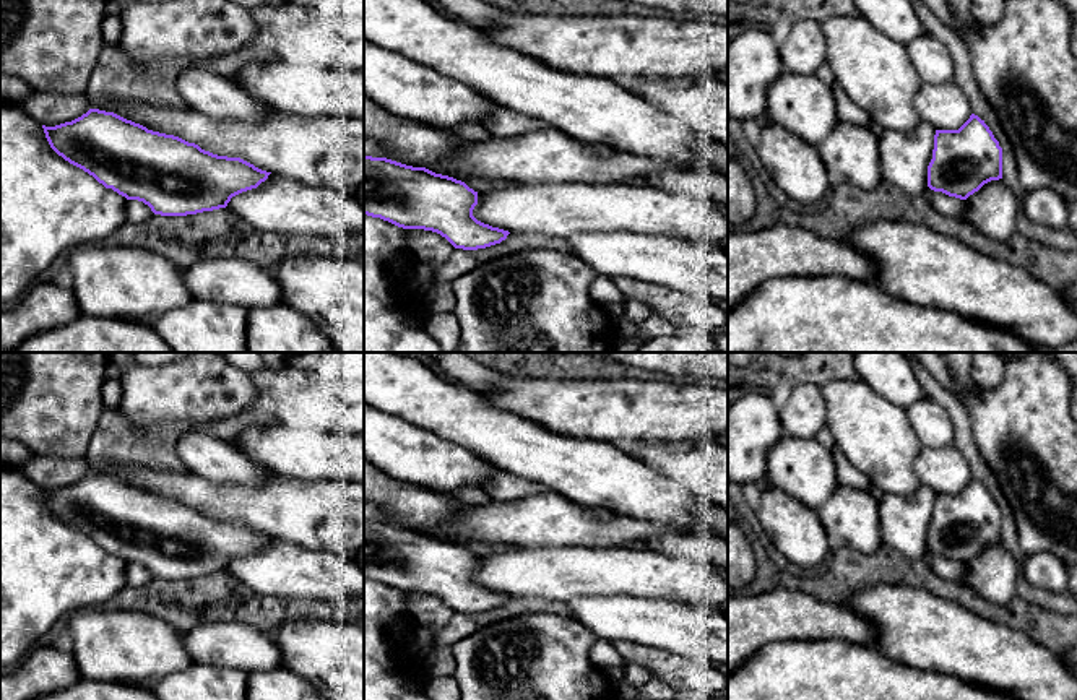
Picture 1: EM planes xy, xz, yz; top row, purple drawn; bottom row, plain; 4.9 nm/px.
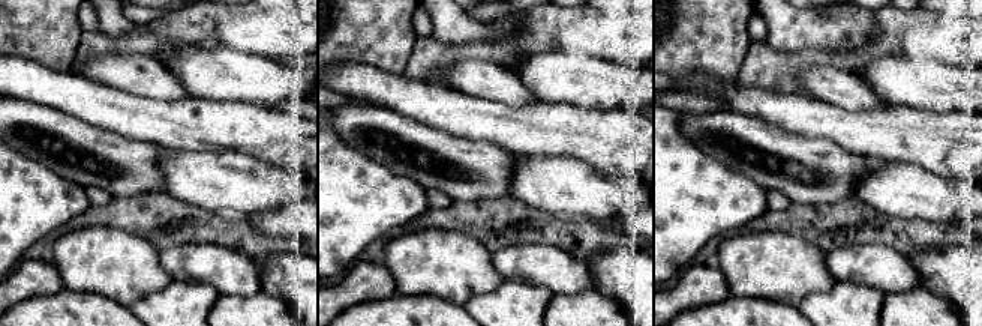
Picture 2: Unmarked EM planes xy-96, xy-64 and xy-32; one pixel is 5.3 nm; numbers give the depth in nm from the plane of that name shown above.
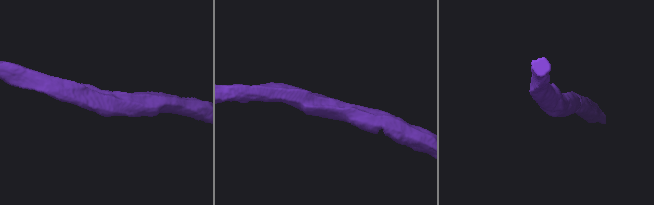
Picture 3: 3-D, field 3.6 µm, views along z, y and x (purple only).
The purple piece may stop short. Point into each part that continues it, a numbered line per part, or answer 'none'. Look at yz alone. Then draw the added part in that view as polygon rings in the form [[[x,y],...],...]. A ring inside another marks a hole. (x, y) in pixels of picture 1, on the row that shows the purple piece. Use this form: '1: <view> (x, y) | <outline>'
1: yz (946, 106) | [[[955,81],[923,83],[915,94],[915,109],[936,130],[958,130],[971,115],[971,104]]]

